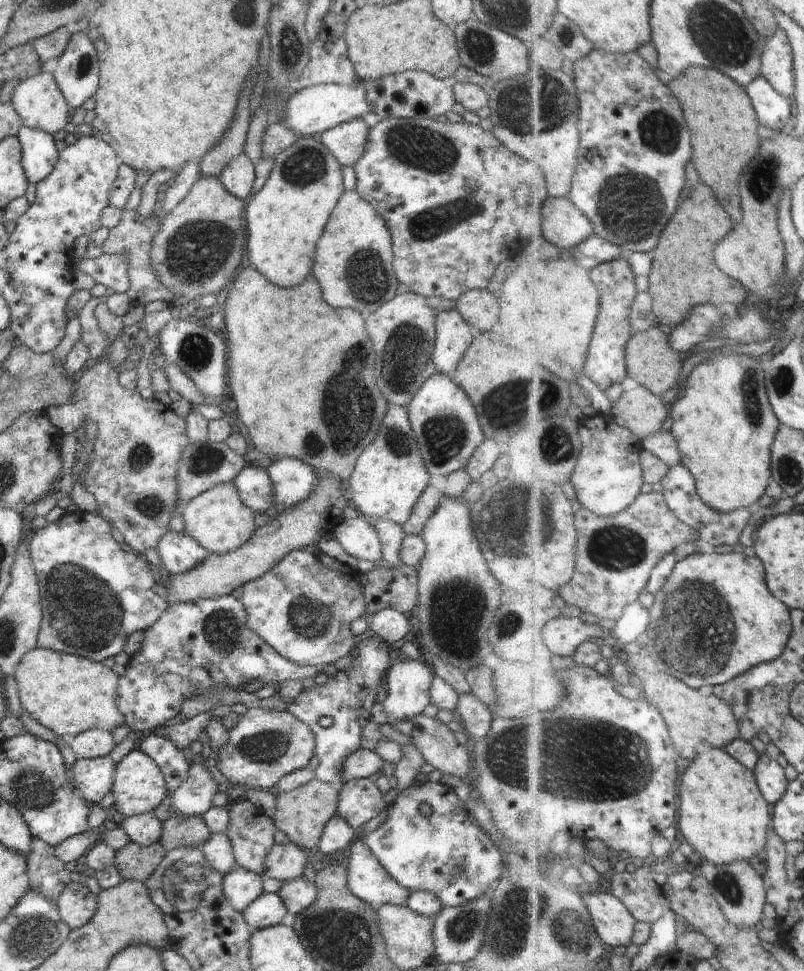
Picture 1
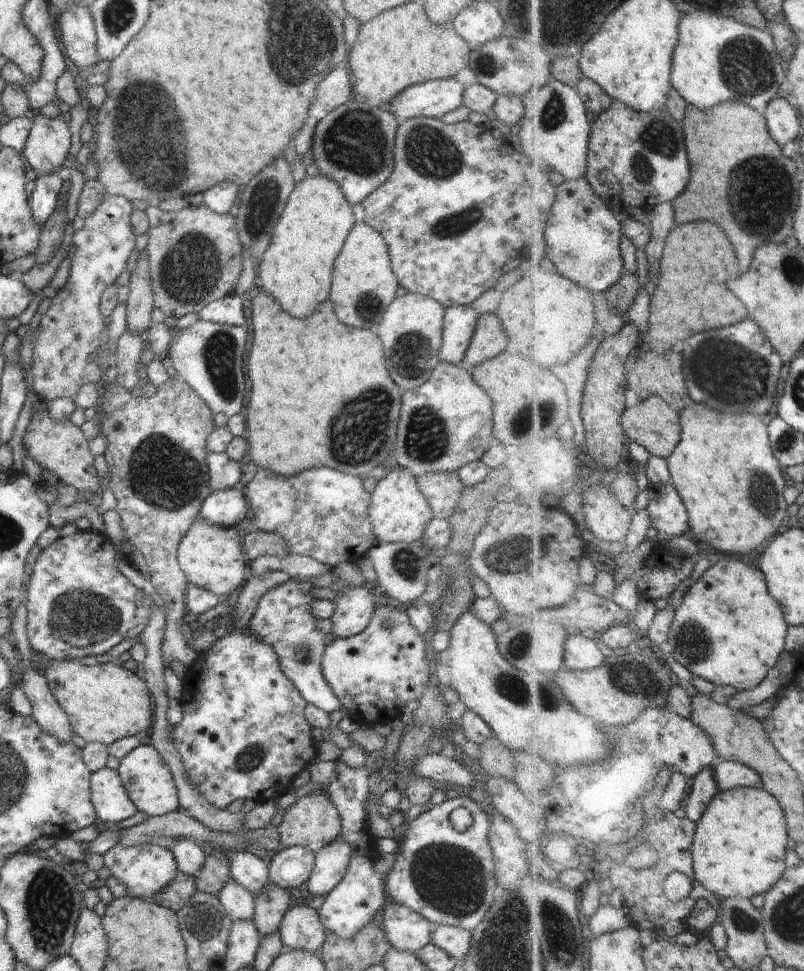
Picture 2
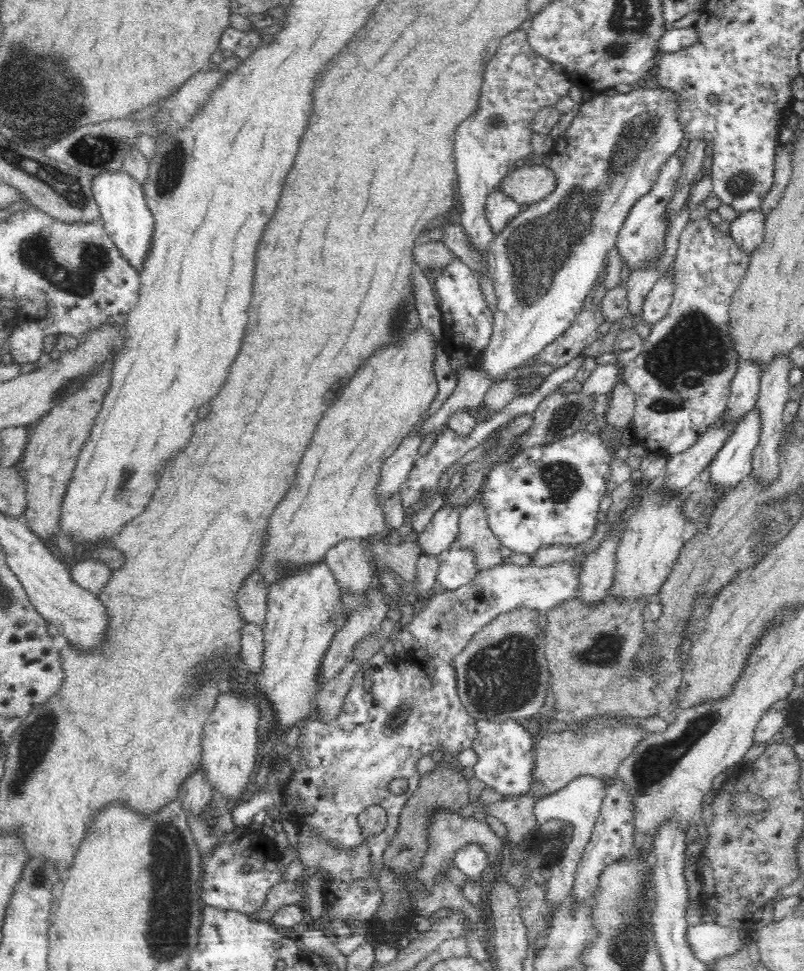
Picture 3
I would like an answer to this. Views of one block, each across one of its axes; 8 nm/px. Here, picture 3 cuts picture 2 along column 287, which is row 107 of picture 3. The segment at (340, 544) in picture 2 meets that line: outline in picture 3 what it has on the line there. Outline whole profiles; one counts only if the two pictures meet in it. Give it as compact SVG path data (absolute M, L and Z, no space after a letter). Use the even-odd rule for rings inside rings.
M518 28L505 36L486 66L476 112L460 124L454 146L459 197L462 200L460 224L473 250L483 256L489 252L495 234L485 211L488 195L510 170L522 163L522 158L533 152L531 122L536 113L541 108L554 107L567 96L572 85L564 72L555 72L552 62L532 50L526 29Z

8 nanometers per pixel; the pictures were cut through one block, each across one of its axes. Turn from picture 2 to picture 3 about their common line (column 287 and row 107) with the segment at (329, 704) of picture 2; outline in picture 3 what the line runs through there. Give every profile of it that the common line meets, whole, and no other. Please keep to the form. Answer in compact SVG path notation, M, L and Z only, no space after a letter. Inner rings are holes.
M656 87L656 89L632 89L628 93L618 93L614 96L606 95L605 93L593 93L589 101L581 103L578 114L570 123L568 130L566 130L566 135L560 140L560 144L548 154L550 156L549 167L556 173L556 188L554 188L552 194L549 194L540 202L533 202L528 206L527 210L520 211L508 223L508 226L504 227L504 230L496 234L495 241L491 244L487 254L487 276L492 279L494 285L497 307L493 312L494 334L492 334L490 344L488 344L482 355L484 358L482 370L491 377L495 384L506 379L508 372L512 372L513 369L531 363L532 359L542 353L544 348L552 345L558 337L563 337L565 332L573 326L572 322L576 320L576 316L583 310L582 306L584 306L586 296L596 284L600 272L605 271L608 252L615 248L619 230L628 211L639 201L639 198L642 198L655 185L660 169L674 152L680 148L680 141L684 139L684 131L682 131L682 125L678 122L677 110L677 94L660 87Z

